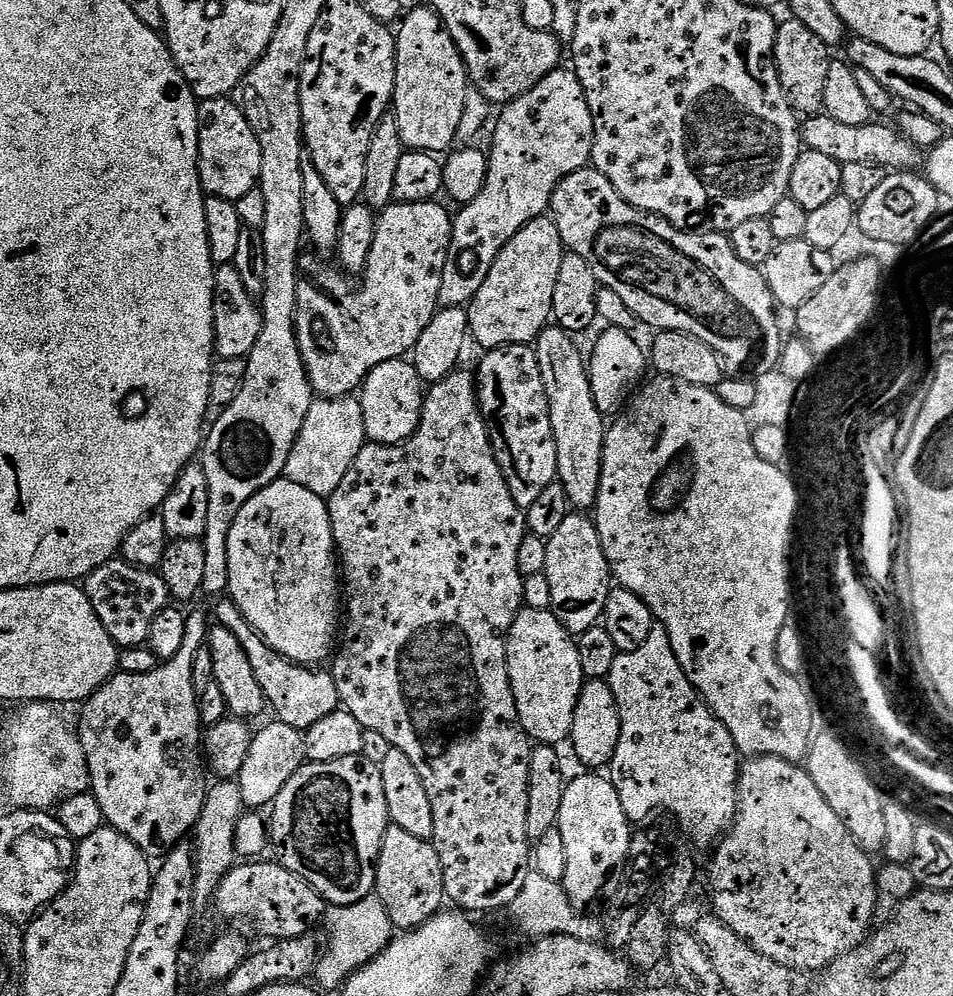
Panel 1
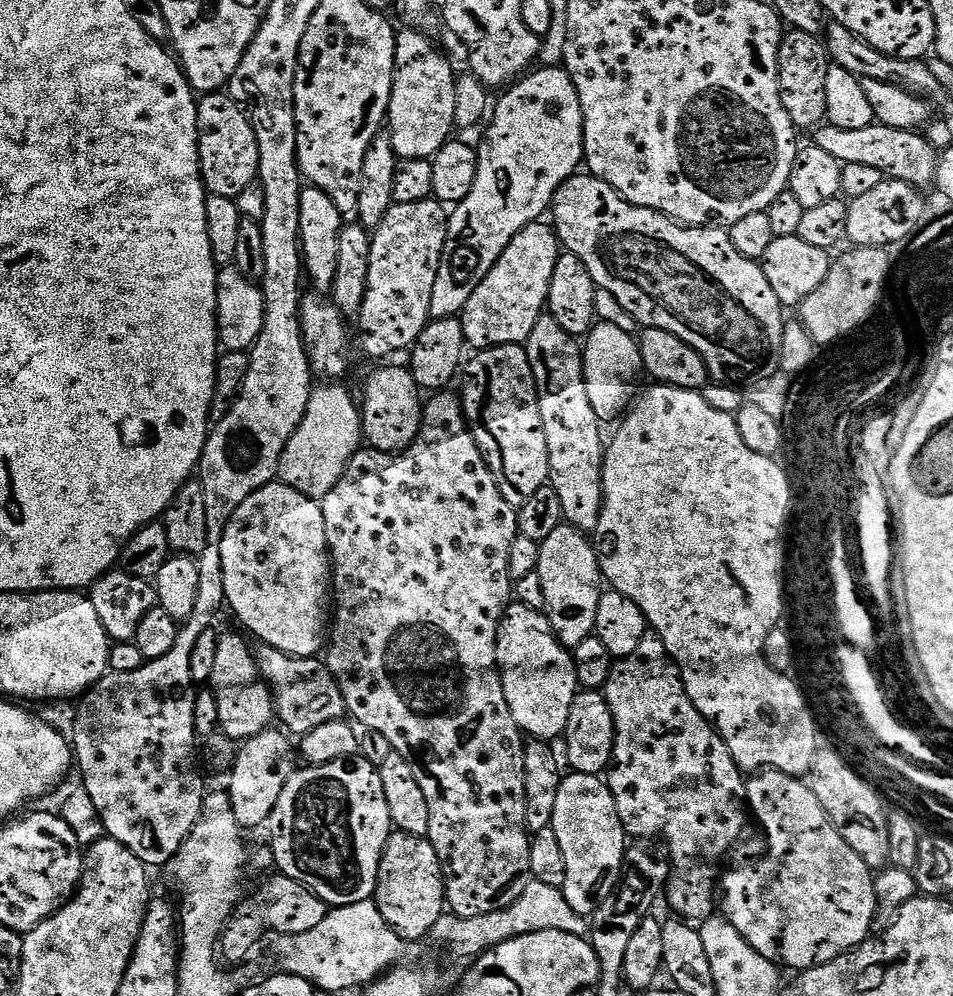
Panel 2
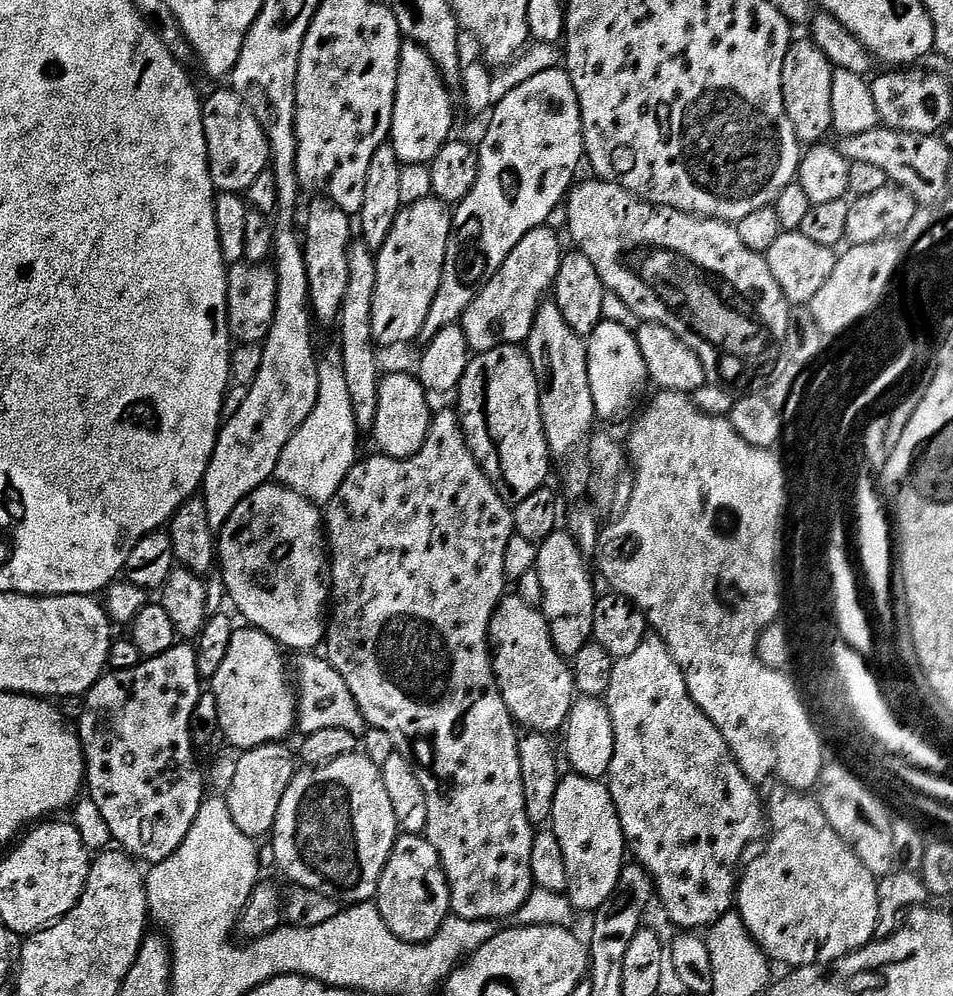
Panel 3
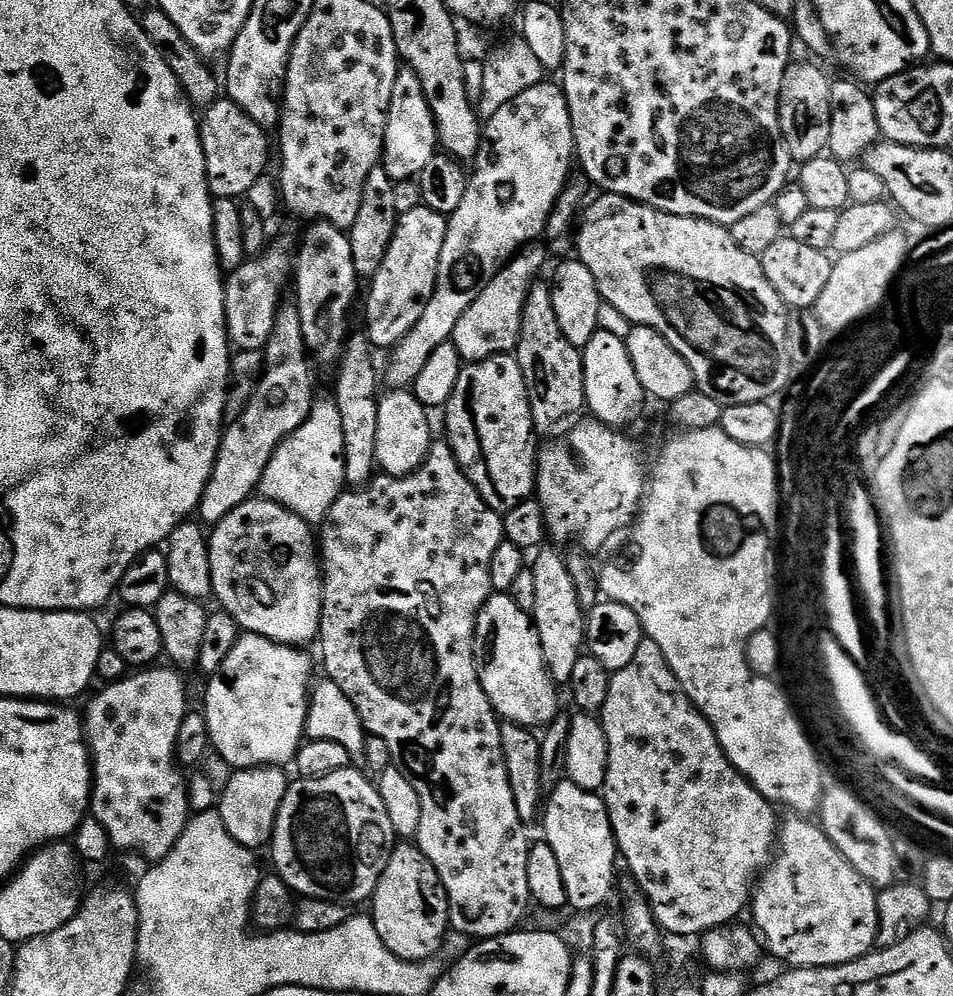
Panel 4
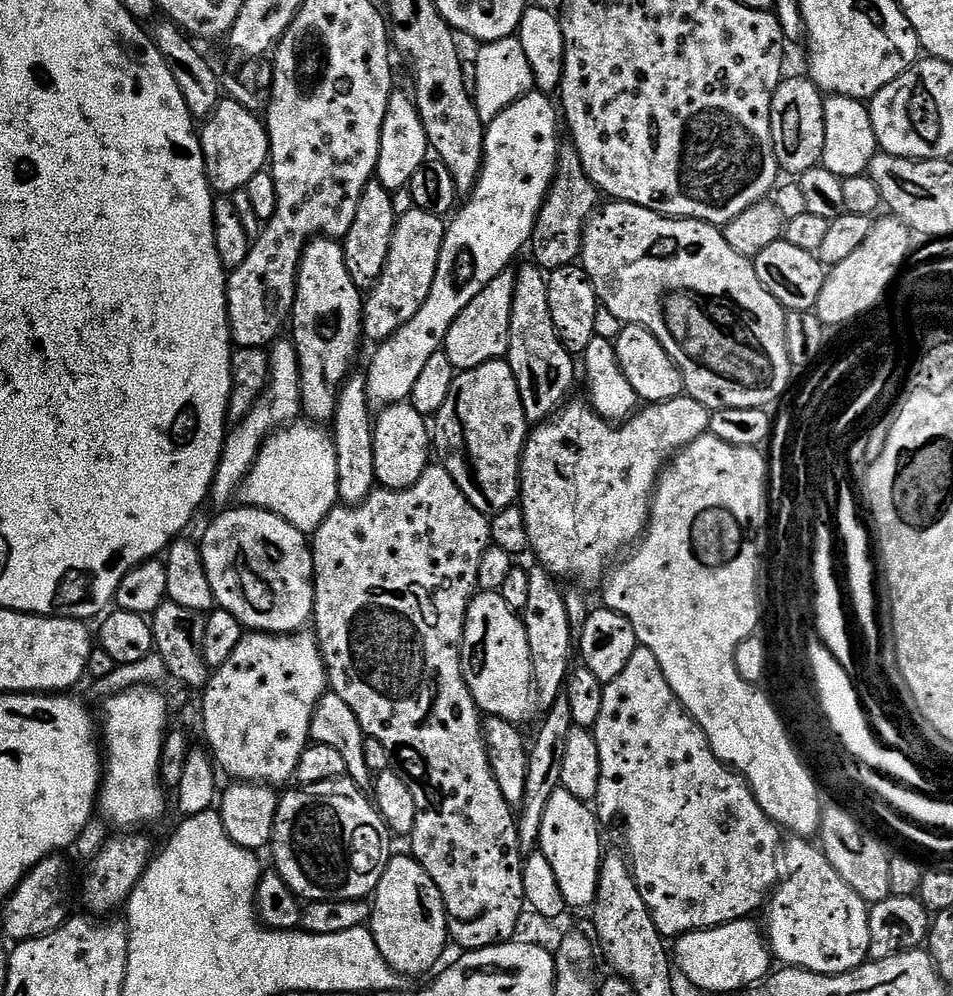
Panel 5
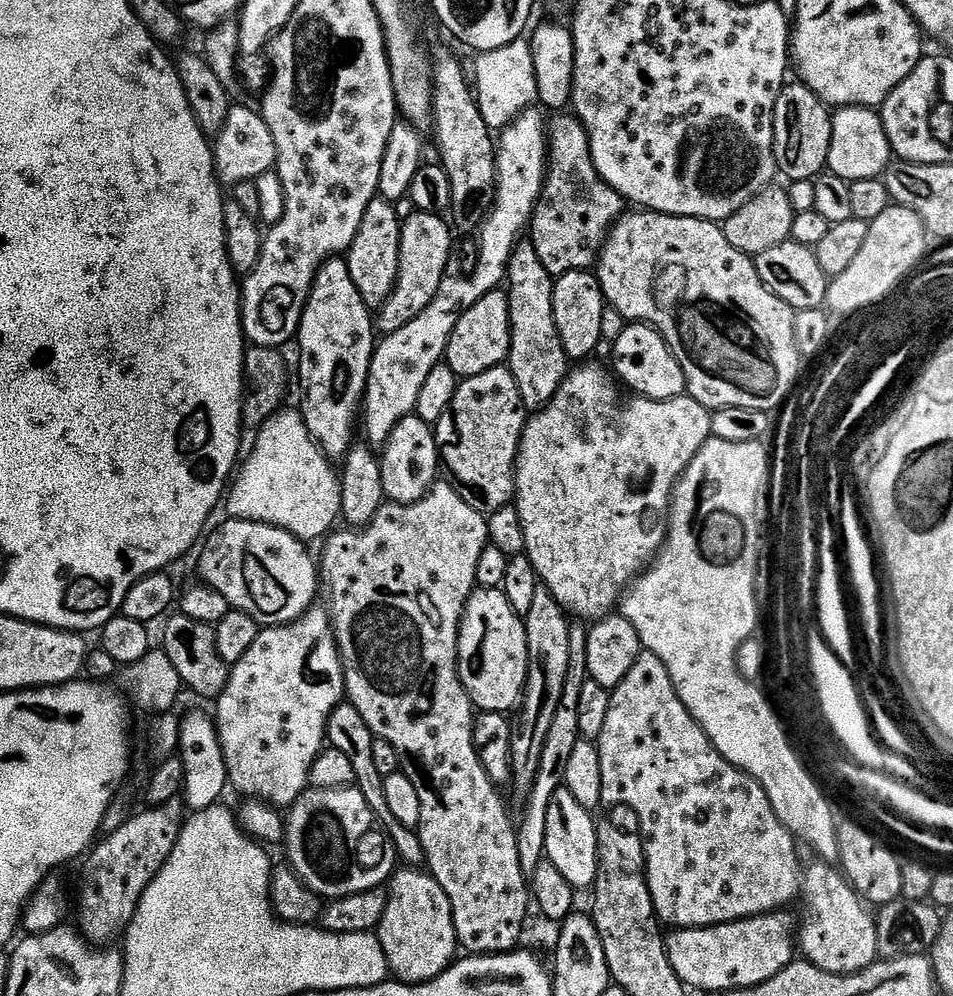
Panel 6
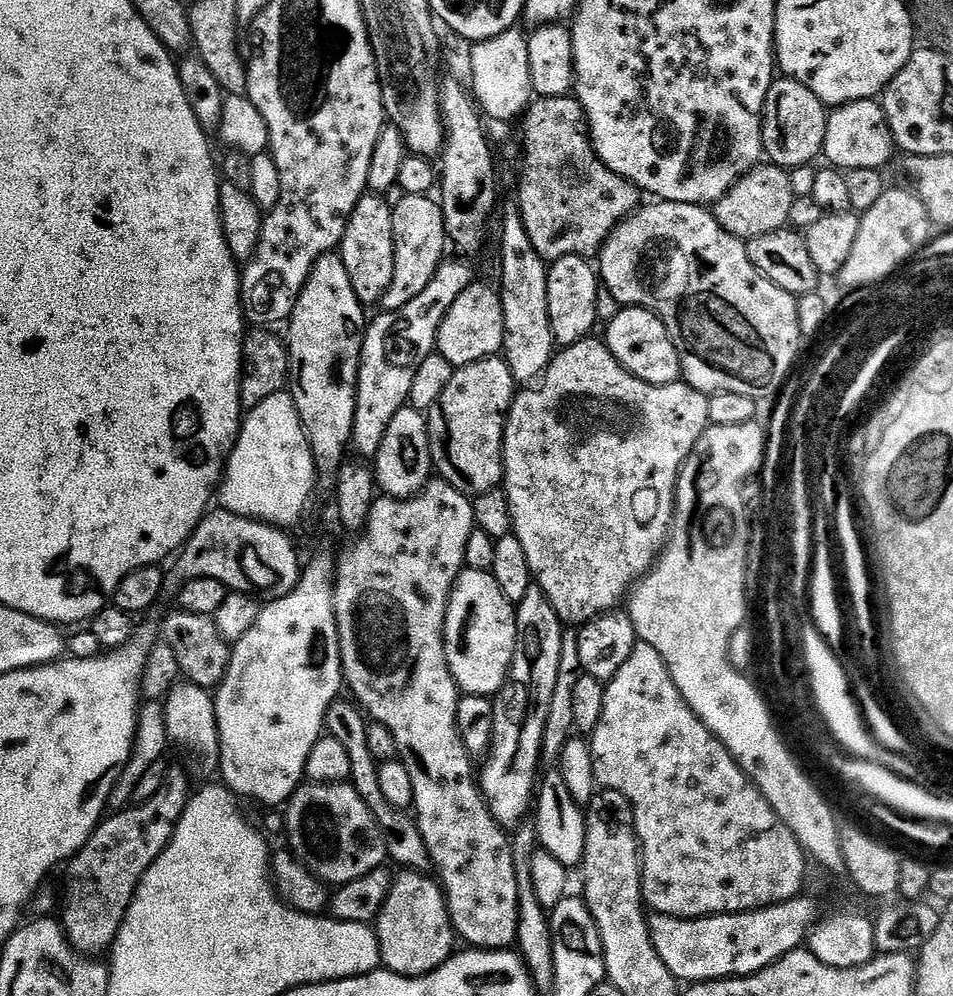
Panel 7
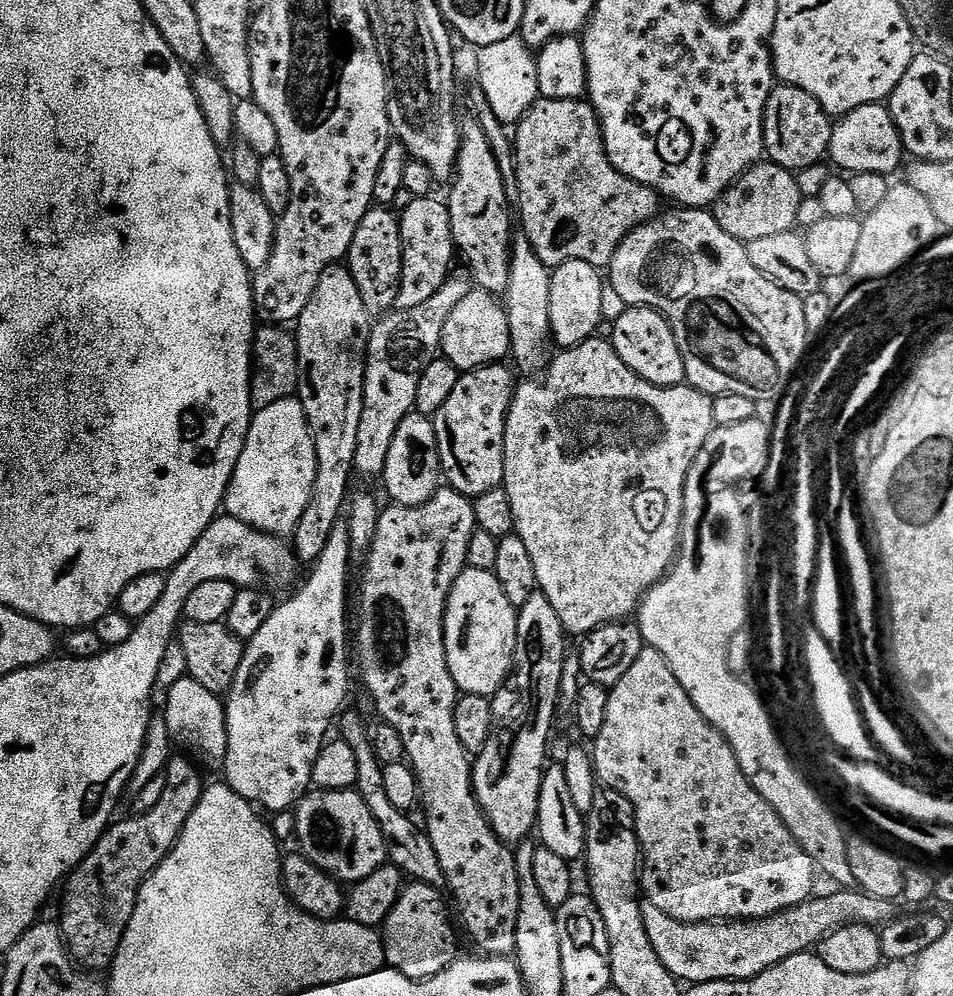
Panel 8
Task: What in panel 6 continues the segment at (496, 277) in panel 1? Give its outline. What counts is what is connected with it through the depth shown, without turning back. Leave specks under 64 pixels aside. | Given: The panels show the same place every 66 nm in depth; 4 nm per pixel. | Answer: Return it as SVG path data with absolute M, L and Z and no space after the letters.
M493 290L484 293L483 298L474 302L474 306L470 306L458 318L448 339L446 363L454 375L463 378L501 367L509 359L511 350L512 327L508 294L504 290Z

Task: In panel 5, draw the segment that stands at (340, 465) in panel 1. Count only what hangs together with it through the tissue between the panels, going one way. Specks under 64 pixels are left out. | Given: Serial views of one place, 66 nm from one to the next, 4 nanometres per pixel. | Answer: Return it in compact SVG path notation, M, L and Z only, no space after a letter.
M293 422L275 432L268 437L262 450L248 477L244 479L242 485L243 503L254 508L266 508L270 512L276 512L284 520L289 520L291 524L300 532L305 534L315 533L330 514L330 510L337 507L340 500L340 453L338 445L330 435L327 427L316 422L304 422L300 424Z

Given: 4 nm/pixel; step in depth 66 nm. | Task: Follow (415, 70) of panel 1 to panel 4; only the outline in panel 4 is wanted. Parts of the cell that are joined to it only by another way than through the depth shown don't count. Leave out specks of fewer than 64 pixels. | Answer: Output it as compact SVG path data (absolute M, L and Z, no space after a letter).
M401 67L396 73L394 94L388 111L382 167L393 182L399 182L419 177L421 170L437 155L436 119L432 116L427 97L424 96L424 86L411 67Z

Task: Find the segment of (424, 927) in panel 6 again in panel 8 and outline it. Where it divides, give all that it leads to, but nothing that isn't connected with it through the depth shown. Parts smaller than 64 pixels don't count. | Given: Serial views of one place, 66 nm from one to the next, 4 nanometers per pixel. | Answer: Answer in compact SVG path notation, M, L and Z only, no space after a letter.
M412 882L401 892L398 902L394 902L394 910L390 910L382 925L384 959L393 972L400 972L411 980L428 980L457 959L456 932L440 895L441 889Z

